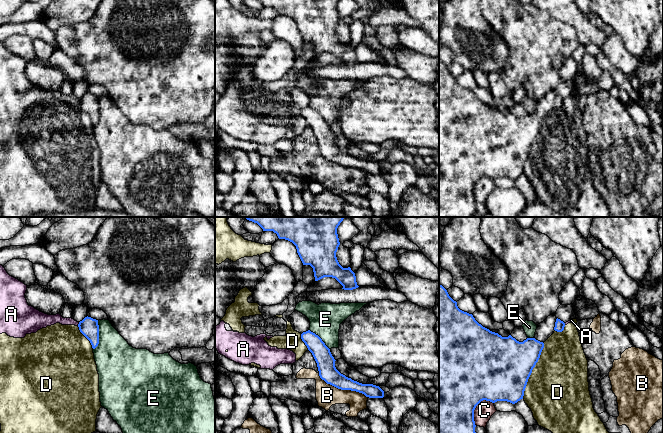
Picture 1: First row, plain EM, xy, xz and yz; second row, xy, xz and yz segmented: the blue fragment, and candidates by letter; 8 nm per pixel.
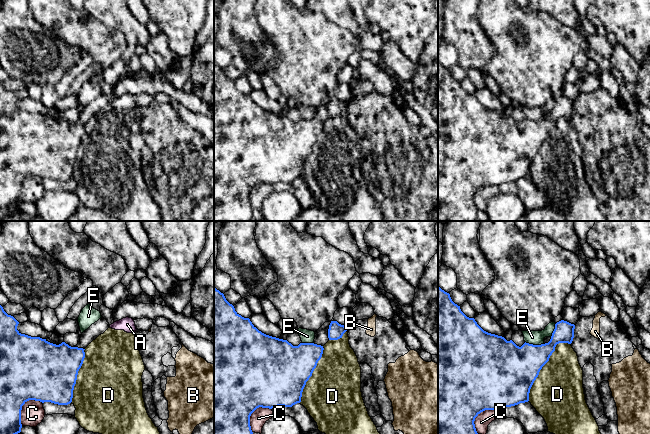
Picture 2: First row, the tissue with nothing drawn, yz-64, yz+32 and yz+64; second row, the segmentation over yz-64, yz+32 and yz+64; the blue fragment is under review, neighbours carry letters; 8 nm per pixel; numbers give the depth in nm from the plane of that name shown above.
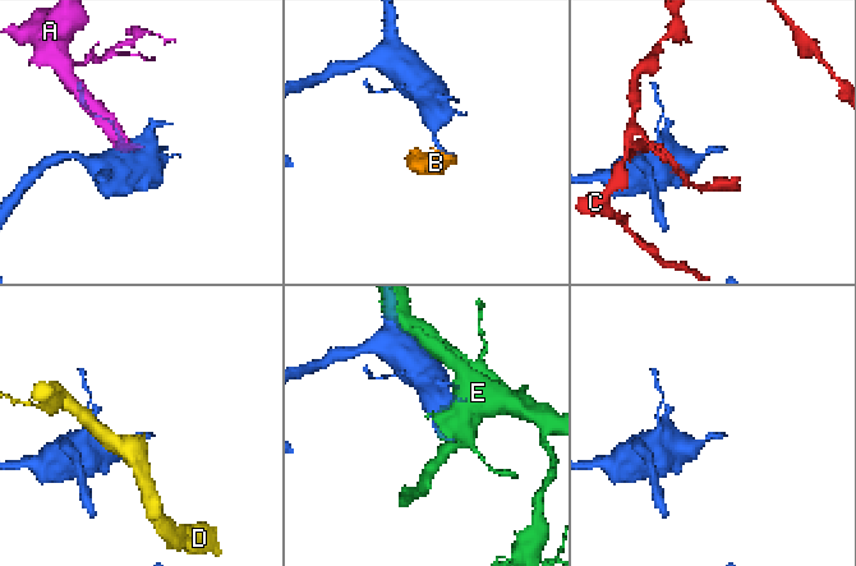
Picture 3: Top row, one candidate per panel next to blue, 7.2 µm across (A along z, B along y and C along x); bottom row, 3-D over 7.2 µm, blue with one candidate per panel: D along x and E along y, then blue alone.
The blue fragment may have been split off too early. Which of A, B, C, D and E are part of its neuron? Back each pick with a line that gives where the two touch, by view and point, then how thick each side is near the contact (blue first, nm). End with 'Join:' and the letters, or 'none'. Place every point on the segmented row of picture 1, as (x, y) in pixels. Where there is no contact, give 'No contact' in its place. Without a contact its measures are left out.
Join: none

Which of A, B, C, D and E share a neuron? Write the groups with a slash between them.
A D / B / C / E

